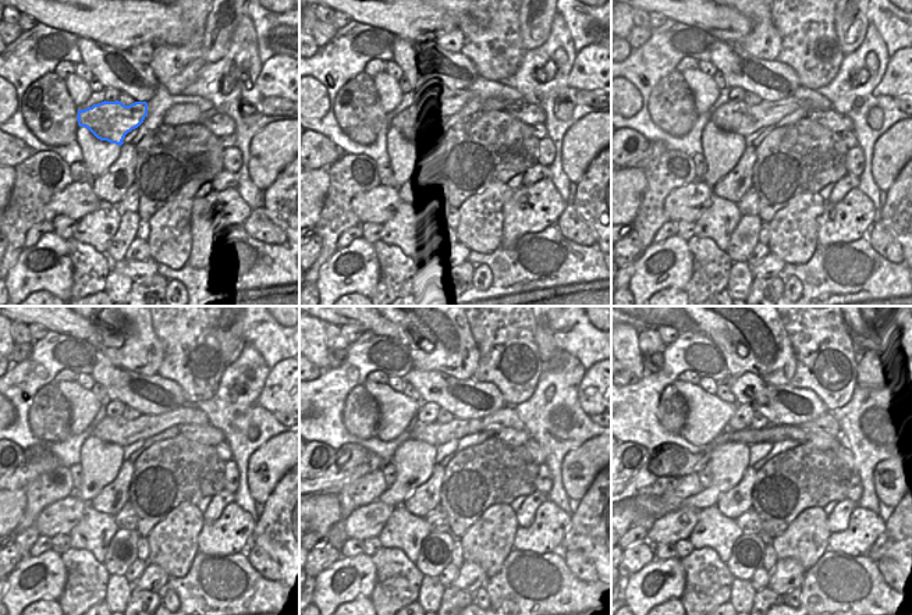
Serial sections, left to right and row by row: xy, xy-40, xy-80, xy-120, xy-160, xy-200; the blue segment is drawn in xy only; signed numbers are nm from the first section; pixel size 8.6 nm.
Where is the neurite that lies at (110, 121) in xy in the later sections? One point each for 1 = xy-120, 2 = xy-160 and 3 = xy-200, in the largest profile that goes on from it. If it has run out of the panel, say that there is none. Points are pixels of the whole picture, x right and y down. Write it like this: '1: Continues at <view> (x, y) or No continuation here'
1: Continues at xy-120 (116, 430)
2: Continues at xy-160 (436, 433)
3: Continues at xy-200 (826, 422)

